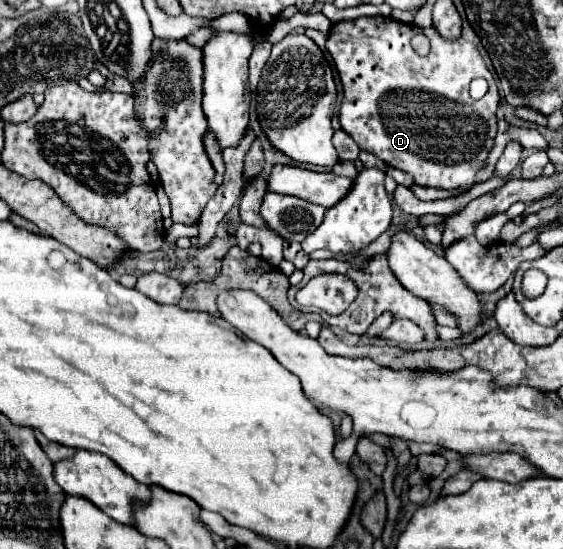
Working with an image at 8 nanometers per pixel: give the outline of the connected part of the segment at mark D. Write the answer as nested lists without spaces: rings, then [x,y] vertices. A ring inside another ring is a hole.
[[[361,16],[333,24],[327,36],[327,50],[345,90],[339,116],[341,130],[347,132],[361,150],[375,154],[387,166],[409,172],[419,186],[453,190],[473,184],[477,170],[485,164],[493,148],[499,104],[495,80],[475,44],[463,38],[459,38],[459,42],[445,42],[433,28],[419,28],[385,16]],[[415,34],[425,34],[431,40],[431,52],[427,56],[417,56],[413,52],[411,38]],[[475,78],[485,78],[489,82],[489,92],[481,100],[469,96],[469,84]]]

